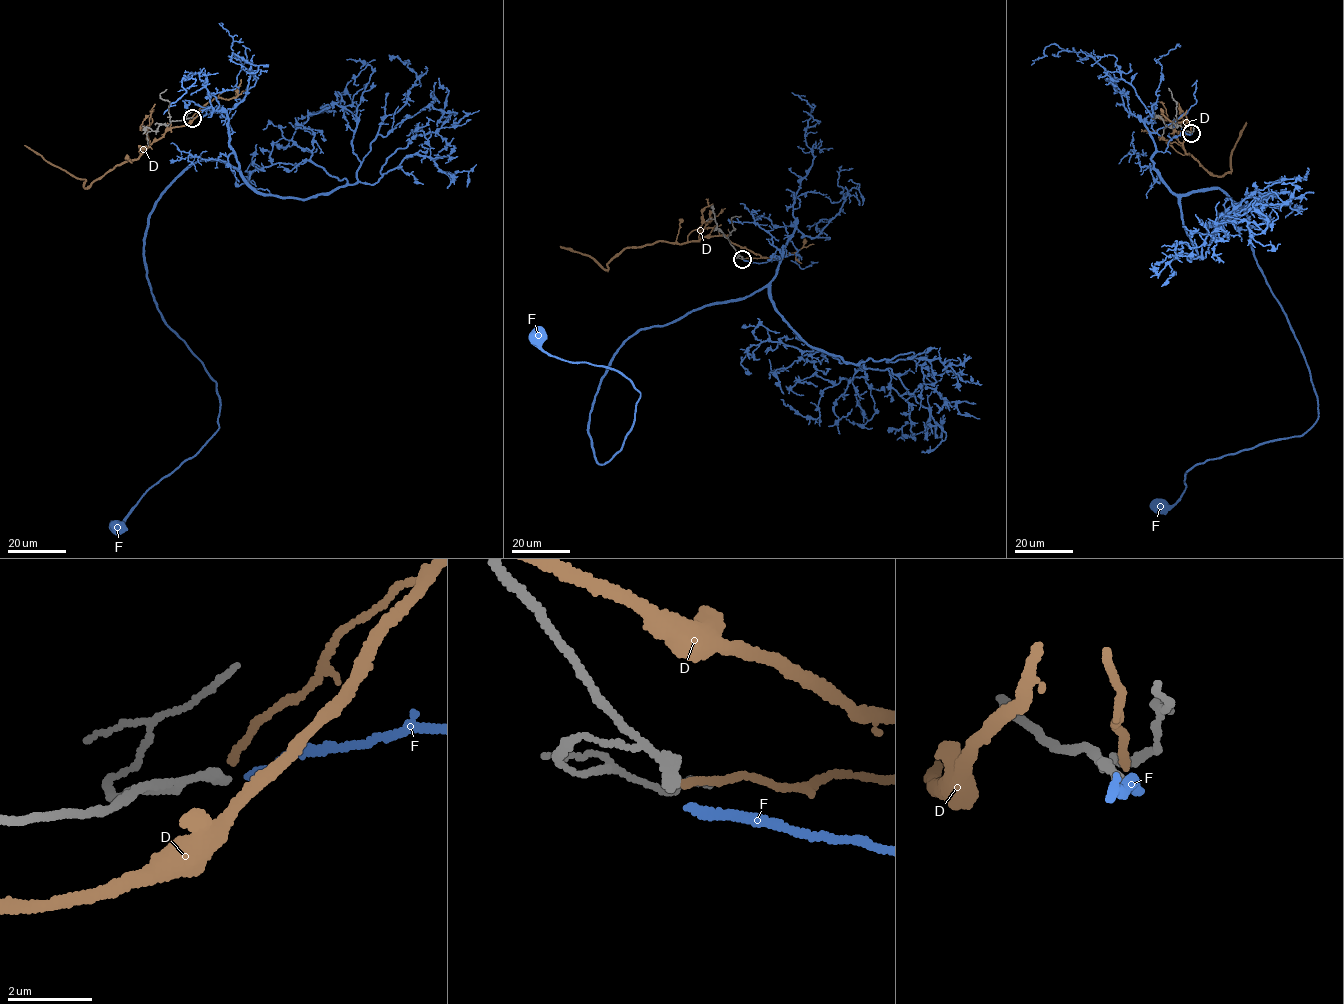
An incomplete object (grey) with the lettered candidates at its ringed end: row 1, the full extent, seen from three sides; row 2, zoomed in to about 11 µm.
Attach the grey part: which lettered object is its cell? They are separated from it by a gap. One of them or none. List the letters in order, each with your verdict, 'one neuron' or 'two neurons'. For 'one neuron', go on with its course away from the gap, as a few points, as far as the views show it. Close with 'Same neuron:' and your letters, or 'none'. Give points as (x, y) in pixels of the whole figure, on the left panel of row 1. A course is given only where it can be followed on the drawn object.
D: two neurons
F: one neuron | via (193, 118), (227, 117), (239, 166), (181, 173), (142, 250), (162, 319), (216, 382), (219, 428), (116, 528)
Same neuron: F

